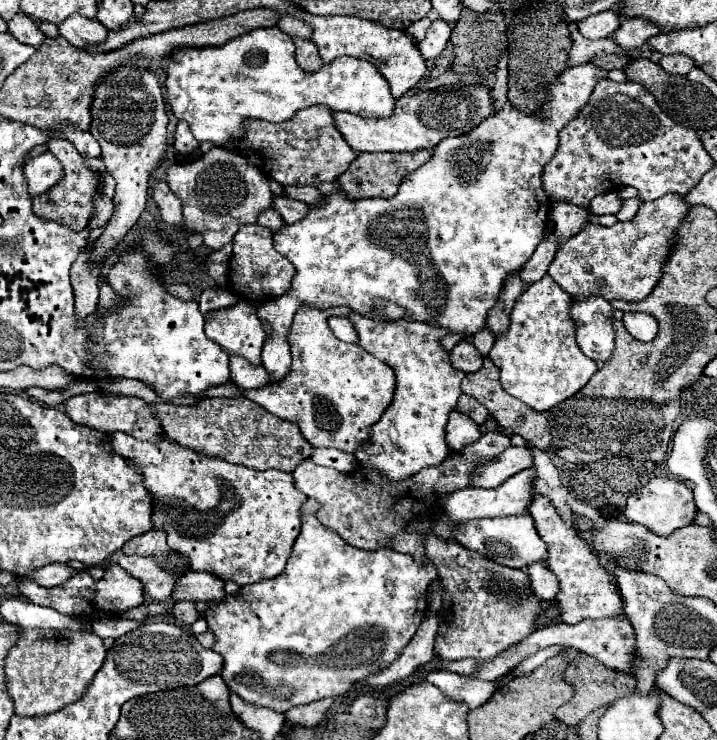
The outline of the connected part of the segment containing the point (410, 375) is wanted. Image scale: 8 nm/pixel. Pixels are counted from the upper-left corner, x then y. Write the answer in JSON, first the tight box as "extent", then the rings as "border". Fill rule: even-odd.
{"extent":[348,312,466,480],"border":[[[350,312],[348,320],[358,334],[356,344],[374,358],[386,362],[396,374],[394,400],[382,418],[368,430],[370,438],[354,452],[356,460],[378,468],[392,480],[402,480],[414,476],[426,466],[440,464],[448,454],[444,432],[448,416],[456,408],[462,394],[460,382],[466,376],[464,372],[452,368],[448,352],[440,348],[444,328],[432,328],[428,324],[406,320],[376,324],[376,320],[368,320],[356,312]]]}

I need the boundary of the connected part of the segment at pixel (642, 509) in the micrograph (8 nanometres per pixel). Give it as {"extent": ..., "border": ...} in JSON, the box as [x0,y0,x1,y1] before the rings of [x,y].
{"extent":[624,478,698,536],"border":[[[652,478],[638,492],[630,494],[626,508],[624,508],[624,514],[630,522],[644,526],[658,536],[668,536],[676,528],[692,524],[696,512],[698,510],[696,510],[696,504],[694,504],[692,490],[686,484],[682,484],[678,480],[670,480],[670,478]]]}

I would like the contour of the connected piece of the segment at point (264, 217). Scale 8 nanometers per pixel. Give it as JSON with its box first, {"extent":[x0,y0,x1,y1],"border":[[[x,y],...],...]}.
{"extent":[258,208,284,234],"border":[[[270,208],[268,212],[262,212],[260,214],[260,222],[258,224],[264,226],[264,228],[270,228],[272,234],[274,234],[274,232],[278,232],[284,226],[284,220],[282,220],[280,212],[276,212],[274,208]]]}

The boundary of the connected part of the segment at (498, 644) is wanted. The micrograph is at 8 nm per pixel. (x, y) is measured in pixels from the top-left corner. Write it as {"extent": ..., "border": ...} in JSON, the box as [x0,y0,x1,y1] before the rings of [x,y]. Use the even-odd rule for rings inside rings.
{"extent":[426,538,542,660],"border":[[[428,538],[426,556],[436,566],[442,588],[442,608],[438,610],[440,628],[434,642],[434,654],[440,660],[490,660],[536,630],[536,618],[542,614],[542,600],[532,592],[530,578],[524,570],[496,564],[454,540],[442,542],[438,538]]]}

